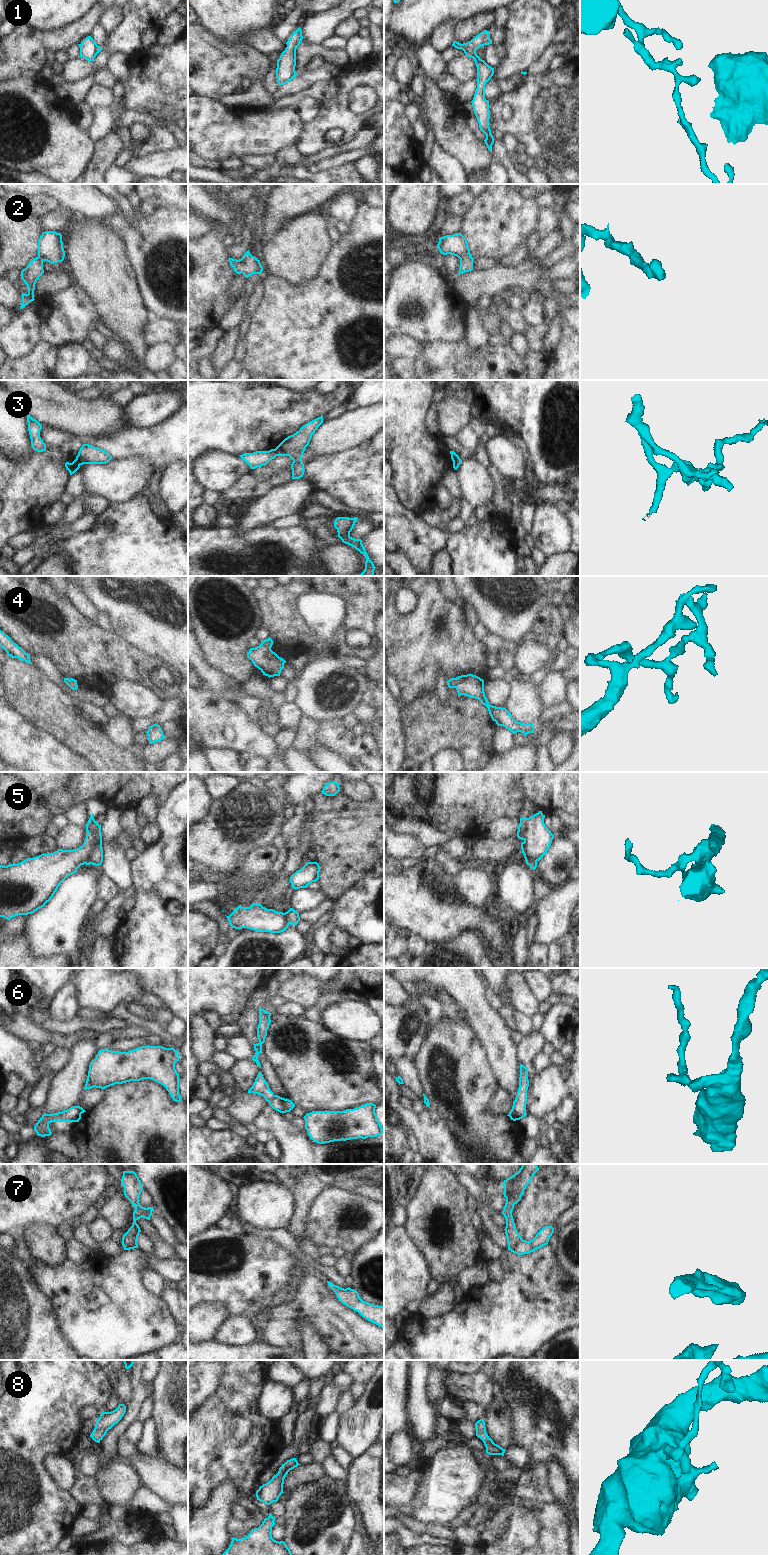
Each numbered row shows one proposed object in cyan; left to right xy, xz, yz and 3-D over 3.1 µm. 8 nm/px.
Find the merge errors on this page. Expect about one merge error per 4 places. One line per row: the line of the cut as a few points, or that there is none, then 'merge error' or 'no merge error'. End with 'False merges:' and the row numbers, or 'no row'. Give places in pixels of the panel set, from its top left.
1: no cut; no merge error
2: no cut; no merge error
3: cut in xz along (273, 449), (276, 455); merge error
4: no cut; no merge error
5: cut in xy along (99, 831), (98, 843), (90, 855), (89, 863); merge error
6: cut in yz along (511, 1110), (518, 1119); merge error
7: no cut; no merge error
8: no cut; no merge error
False merges: 3, 5, 6

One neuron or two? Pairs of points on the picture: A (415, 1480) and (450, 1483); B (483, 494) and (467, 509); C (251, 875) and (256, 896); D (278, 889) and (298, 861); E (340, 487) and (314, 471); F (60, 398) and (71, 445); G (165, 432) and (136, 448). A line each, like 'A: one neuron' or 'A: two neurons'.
A: two neurons
B: two neurons
C: two neurons
D: one neuron
E: one neuron
F: two neurons
G: one neuron

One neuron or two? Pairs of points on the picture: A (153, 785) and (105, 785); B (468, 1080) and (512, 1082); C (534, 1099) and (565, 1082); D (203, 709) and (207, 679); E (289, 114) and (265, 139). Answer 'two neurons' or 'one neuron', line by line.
A: one neuron
B: two neurons
C: one neuron
D: two neurons
E: one neuron

